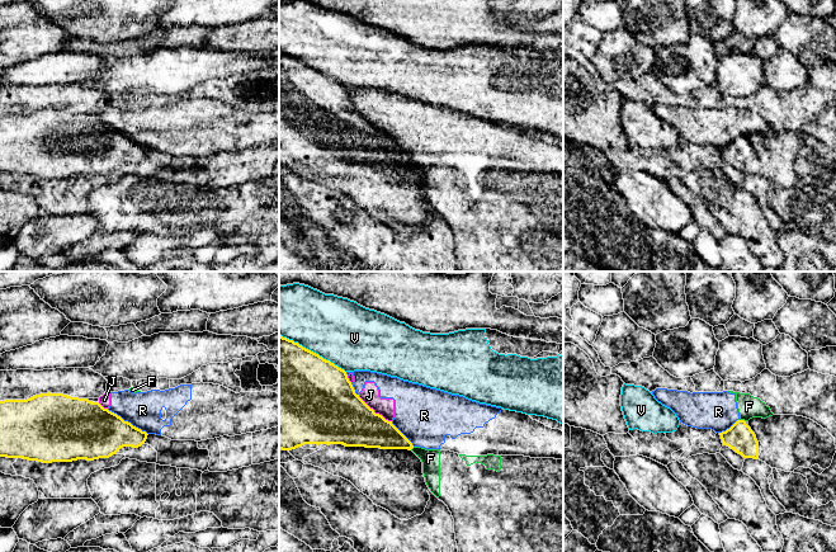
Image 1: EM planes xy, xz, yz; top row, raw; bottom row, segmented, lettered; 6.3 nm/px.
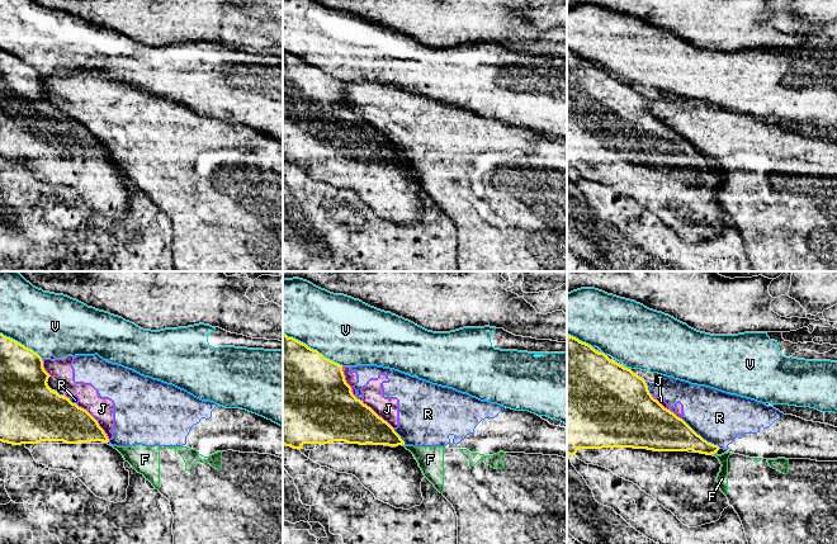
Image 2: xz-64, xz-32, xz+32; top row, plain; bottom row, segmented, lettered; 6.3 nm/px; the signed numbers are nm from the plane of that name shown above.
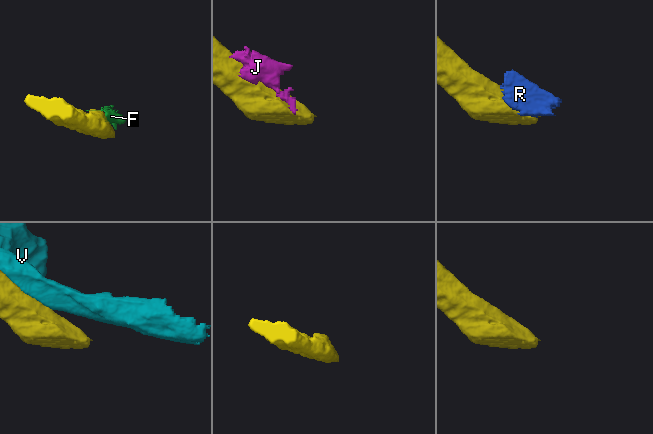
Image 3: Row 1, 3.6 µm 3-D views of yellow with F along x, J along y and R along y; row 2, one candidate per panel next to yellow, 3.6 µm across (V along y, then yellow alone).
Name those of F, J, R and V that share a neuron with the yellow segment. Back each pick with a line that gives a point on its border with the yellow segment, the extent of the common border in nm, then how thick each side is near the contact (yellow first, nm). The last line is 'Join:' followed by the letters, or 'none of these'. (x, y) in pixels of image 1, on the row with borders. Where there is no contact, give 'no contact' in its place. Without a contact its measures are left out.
Join: none of these

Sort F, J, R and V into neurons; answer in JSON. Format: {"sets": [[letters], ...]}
{"sets": [["F", "J", "R"], ["V"]]}

